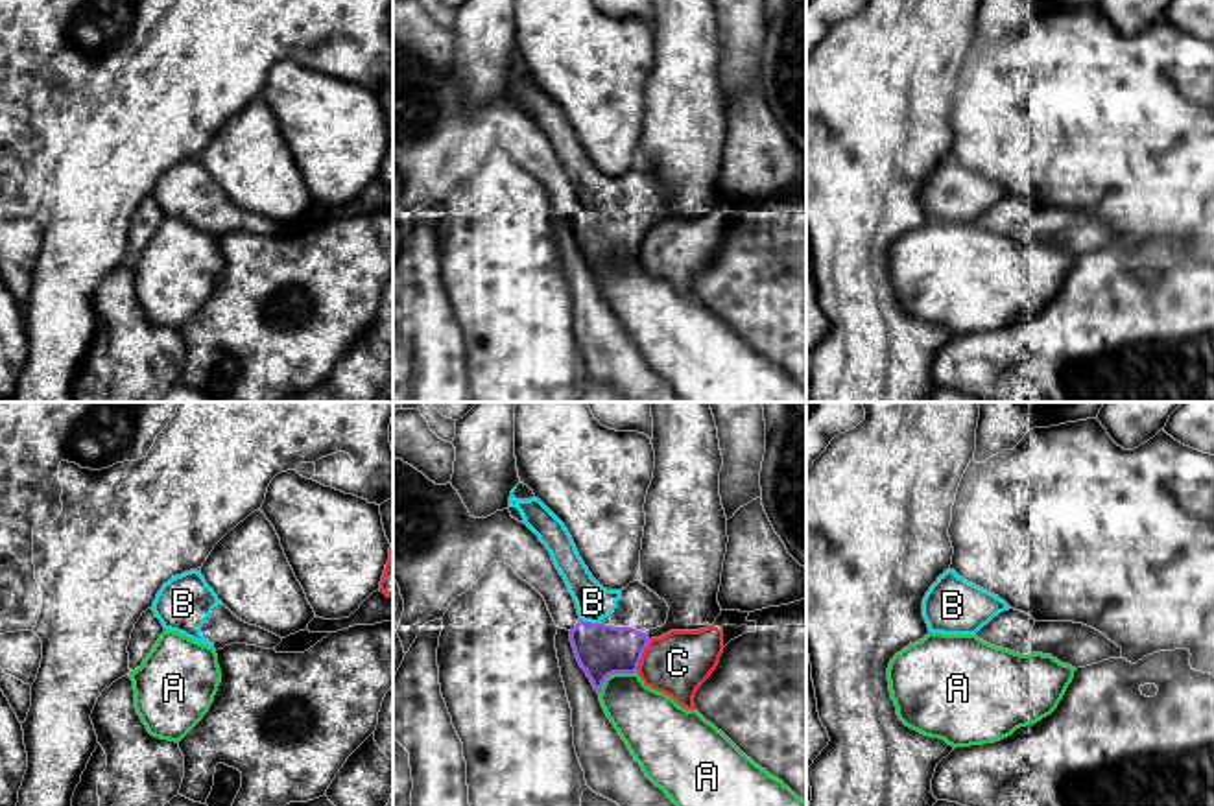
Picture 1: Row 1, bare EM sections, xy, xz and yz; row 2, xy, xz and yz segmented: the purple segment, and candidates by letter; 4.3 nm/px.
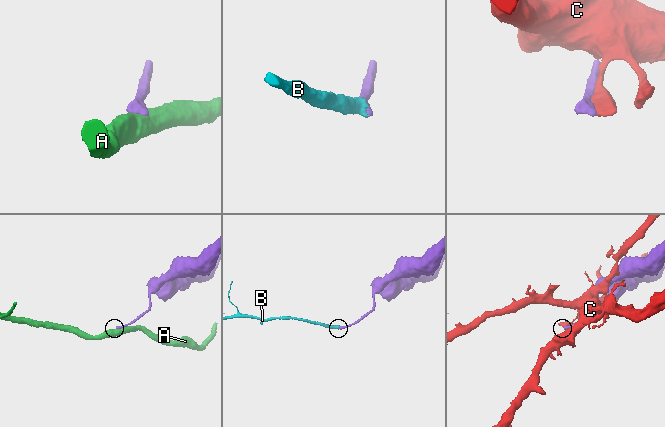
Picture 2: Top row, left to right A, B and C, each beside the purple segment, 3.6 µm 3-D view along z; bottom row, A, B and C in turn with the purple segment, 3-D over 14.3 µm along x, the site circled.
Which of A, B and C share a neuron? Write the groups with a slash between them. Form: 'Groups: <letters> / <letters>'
Groups: A / B / C

